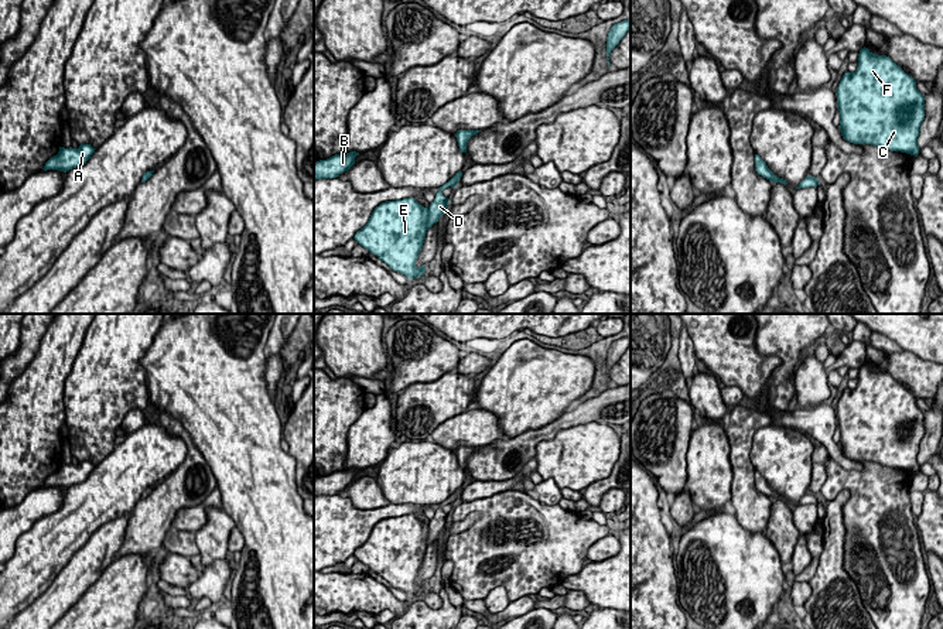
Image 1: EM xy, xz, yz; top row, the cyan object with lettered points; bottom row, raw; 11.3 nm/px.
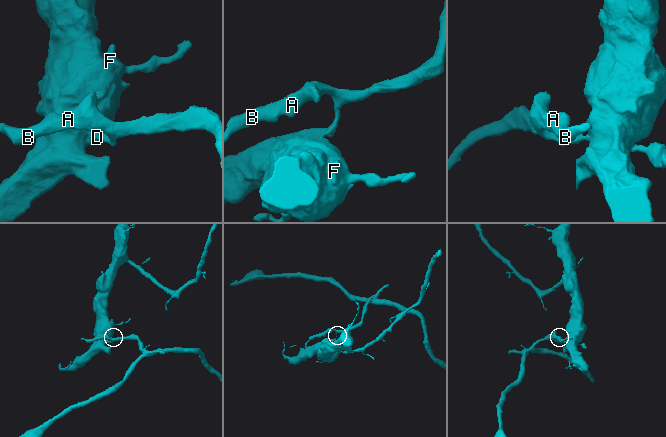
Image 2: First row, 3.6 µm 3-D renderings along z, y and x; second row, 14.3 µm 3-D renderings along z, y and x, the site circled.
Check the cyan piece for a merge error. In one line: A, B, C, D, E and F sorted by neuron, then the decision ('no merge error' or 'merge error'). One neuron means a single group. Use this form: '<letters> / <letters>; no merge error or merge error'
A B / C D E F; merge error

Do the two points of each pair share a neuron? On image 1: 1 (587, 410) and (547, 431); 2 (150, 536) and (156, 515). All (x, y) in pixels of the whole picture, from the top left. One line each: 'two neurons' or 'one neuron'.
1: one neuron
2: one neuron

